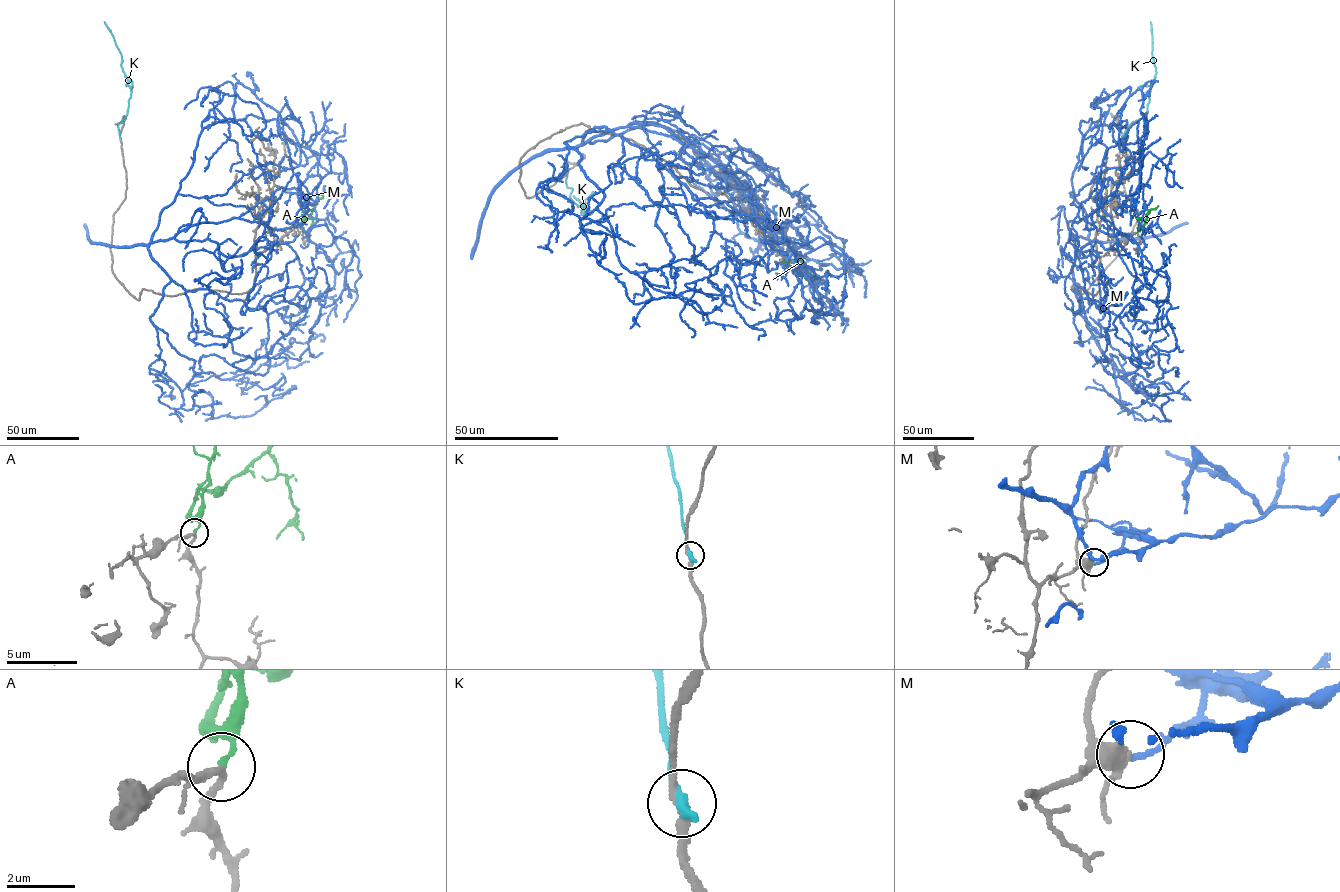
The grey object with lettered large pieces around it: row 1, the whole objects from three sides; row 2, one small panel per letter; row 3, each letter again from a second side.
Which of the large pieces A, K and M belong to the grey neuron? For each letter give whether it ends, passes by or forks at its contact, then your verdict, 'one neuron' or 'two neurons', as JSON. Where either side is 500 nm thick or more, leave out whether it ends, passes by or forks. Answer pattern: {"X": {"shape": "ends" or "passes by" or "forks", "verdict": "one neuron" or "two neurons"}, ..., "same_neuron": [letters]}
{"A": {"shape": "ends", "verdict": "one neuron"}, "K": {"shape": "ends", "verdict": "two neurons"}, "M": {"shape": "ends", "verdict": "two neurons"}, "same_neuron": ["A"]}

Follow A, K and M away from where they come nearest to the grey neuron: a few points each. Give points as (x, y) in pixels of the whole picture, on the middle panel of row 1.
A: (784, 259), (784, 265), (807, 277), (813, 292)
K: (568, 171), (566, 184), (572, 189), (570, 199), (591, 213), (581, 214), (586, 206), (573, 196)
M: (773, 235), (704, 145), (589, 141), (651, 123), (744, 185), (806, 304), (785, 238), (717, 265), (733, 306)

